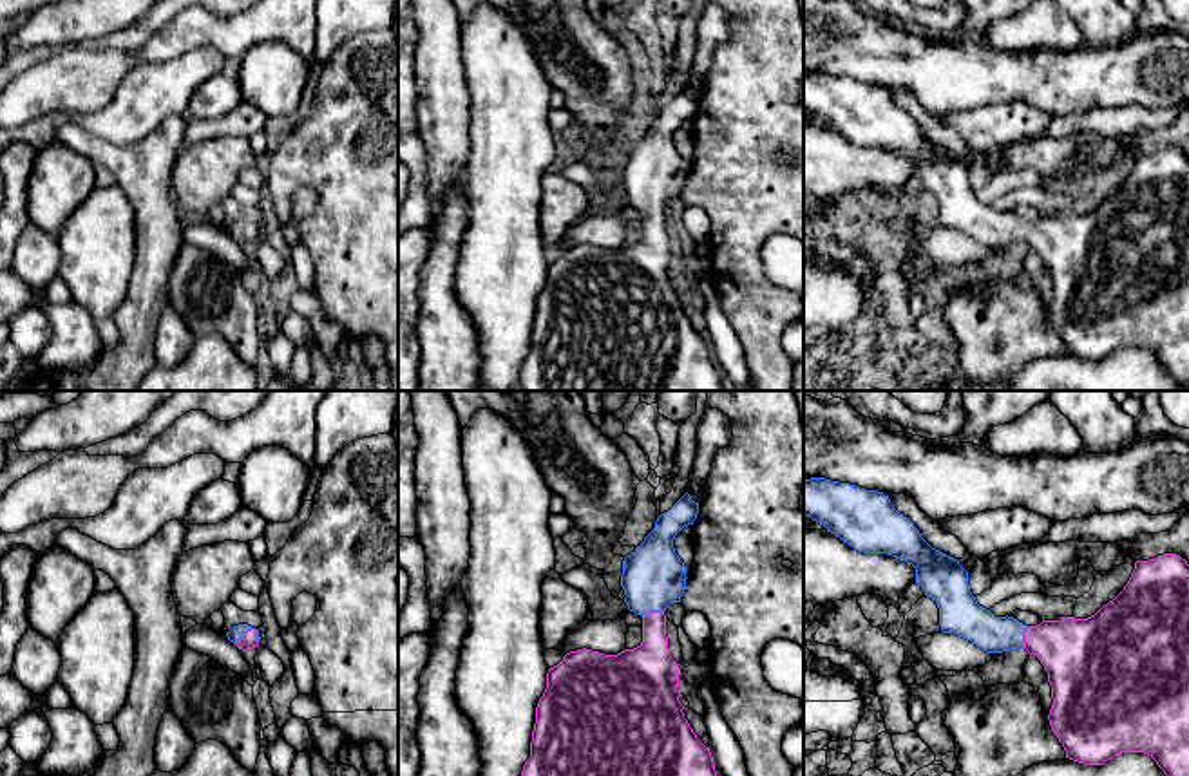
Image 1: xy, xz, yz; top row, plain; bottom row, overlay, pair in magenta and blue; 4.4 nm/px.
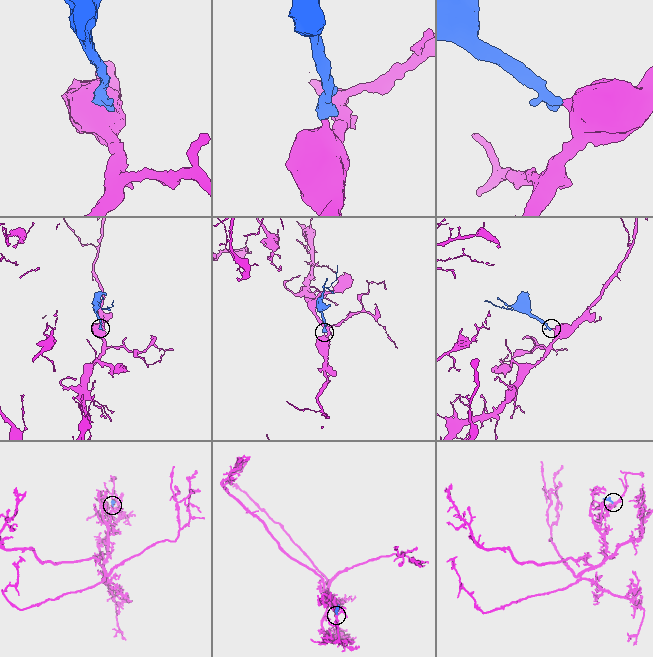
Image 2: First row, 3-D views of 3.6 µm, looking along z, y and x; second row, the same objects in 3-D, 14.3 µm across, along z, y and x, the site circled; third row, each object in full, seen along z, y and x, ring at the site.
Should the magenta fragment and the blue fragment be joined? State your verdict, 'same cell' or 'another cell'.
same cell

